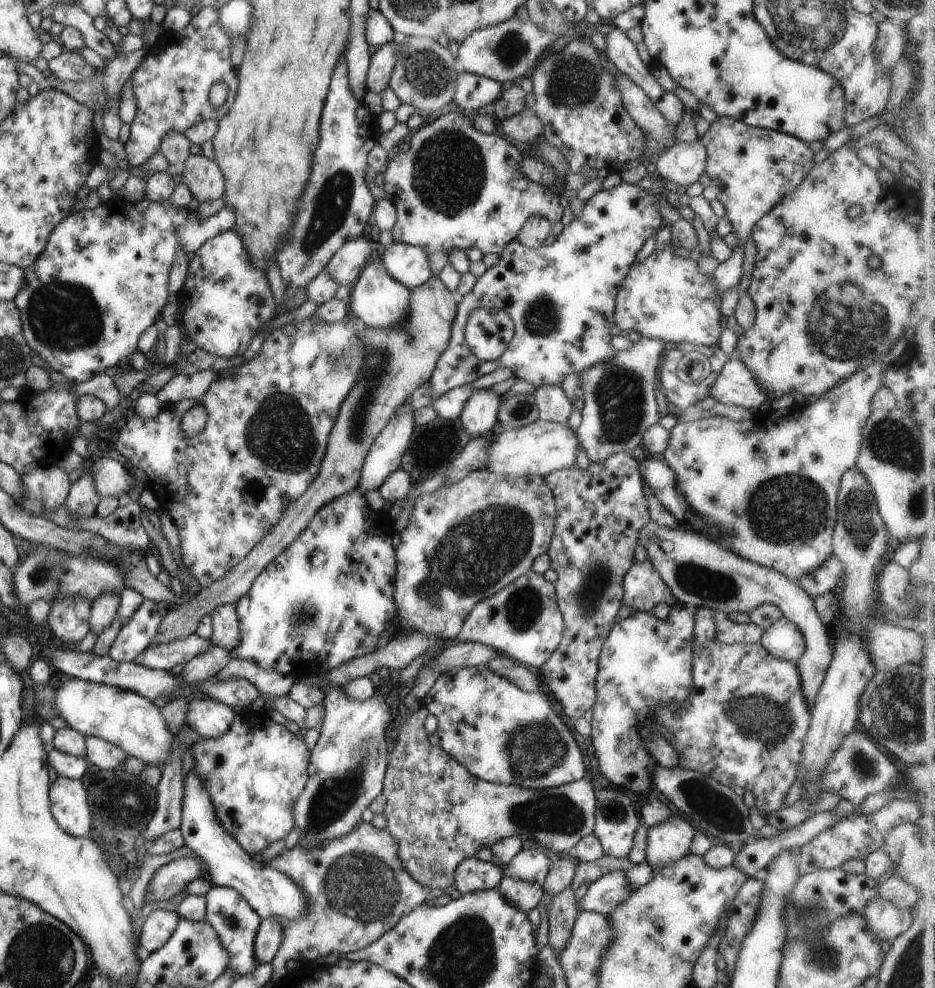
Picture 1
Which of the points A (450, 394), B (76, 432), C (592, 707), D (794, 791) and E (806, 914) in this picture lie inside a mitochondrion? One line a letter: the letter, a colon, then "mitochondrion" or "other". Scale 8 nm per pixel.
A: other
B: other
C: other
D: other
E: mitochondrion

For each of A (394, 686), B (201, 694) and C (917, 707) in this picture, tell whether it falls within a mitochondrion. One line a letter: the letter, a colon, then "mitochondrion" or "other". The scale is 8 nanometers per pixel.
A: other
B: other
C: mitochondrion

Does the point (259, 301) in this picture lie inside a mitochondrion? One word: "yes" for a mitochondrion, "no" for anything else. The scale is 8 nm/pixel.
no

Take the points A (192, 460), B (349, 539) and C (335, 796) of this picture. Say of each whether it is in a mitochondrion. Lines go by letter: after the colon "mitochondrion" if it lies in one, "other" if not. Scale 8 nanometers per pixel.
A: other
B: other
C: mitochondrion

